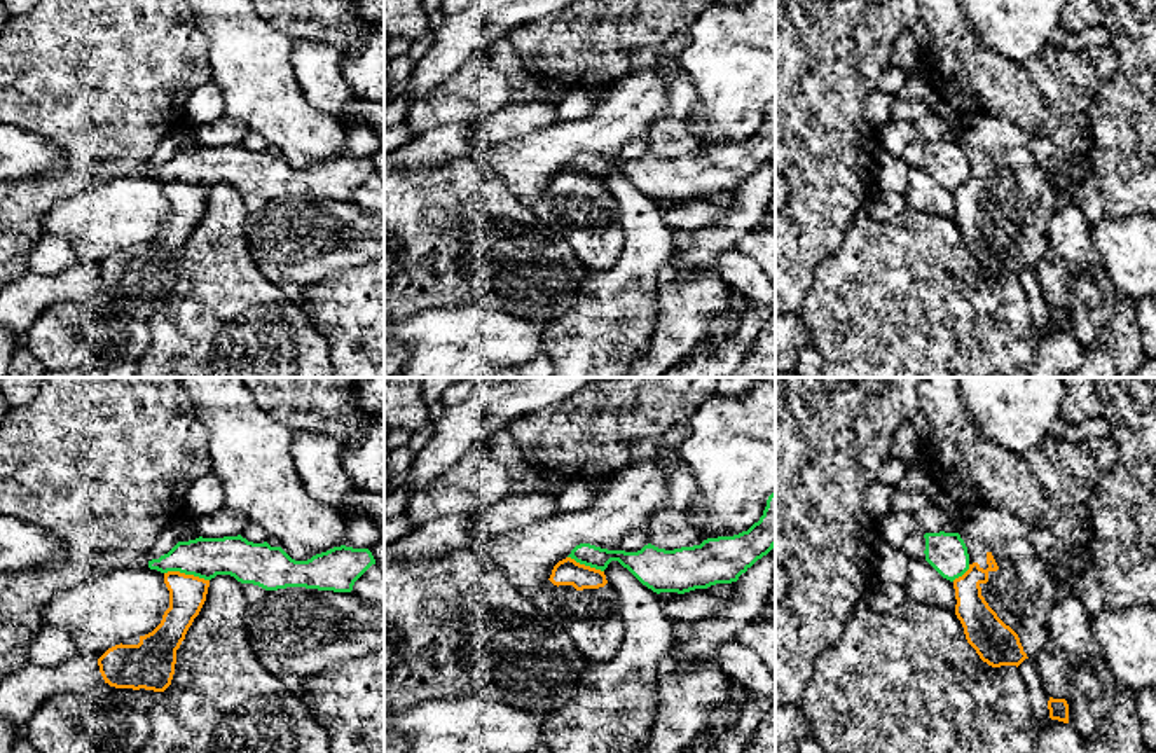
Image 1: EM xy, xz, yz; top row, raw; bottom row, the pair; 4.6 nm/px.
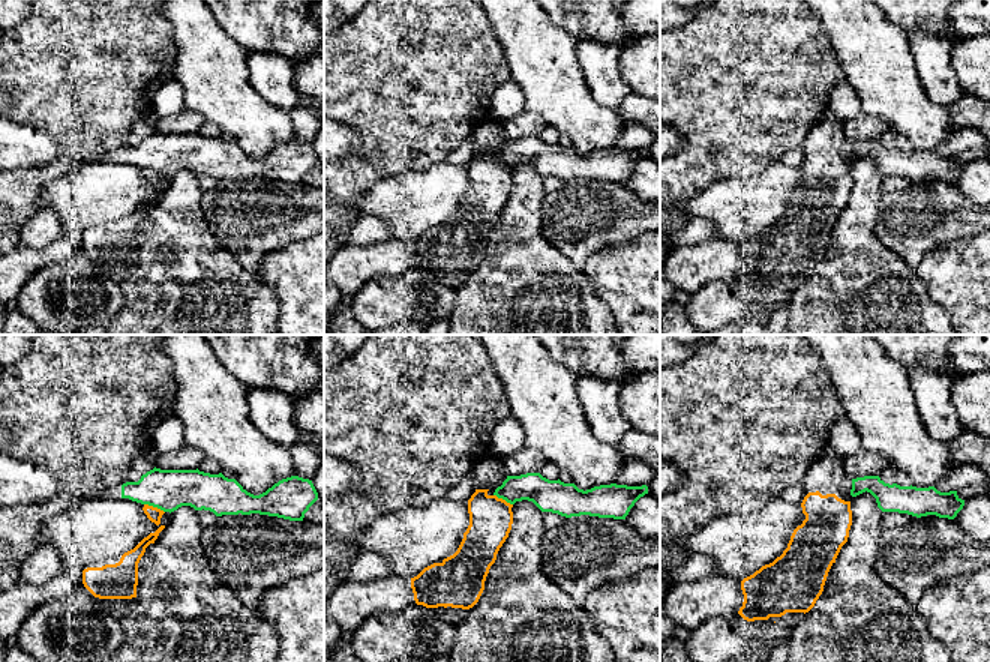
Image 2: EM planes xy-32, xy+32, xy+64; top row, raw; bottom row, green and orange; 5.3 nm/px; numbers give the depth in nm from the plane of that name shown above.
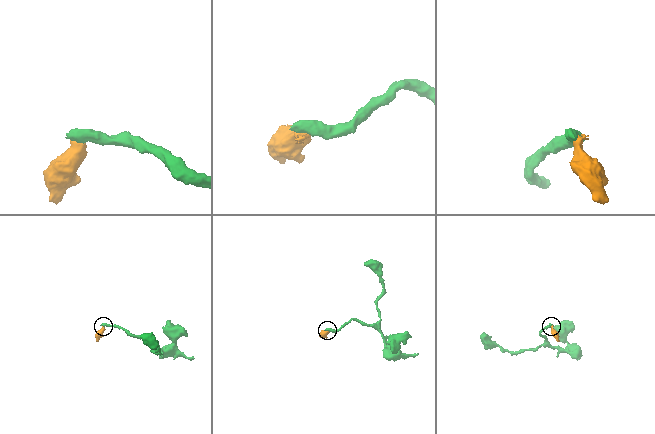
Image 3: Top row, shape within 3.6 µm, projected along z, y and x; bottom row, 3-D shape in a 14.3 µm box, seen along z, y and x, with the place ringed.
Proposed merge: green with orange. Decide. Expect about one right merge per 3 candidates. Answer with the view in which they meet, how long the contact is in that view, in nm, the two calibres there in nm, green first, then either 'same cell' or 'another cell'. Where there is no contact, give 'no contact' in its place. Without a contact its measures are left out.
xy | 220 nm | 190/170 nm | another cell

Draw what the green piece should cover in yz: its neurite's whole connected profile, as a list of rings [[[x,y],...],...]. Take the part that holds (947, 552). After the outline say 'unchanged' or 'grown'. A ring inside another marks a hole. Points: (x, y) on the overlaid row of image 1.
[[[925,533],[925,561],[946,580],[953,582],[969,570],[969,554],[959,533]]]; unchanged

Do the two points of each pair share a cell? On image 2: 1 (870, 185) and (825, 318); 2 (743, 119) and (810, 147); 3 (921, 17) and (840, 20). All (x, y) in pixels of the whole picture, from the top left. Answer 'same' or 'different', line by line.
1: same
2: different
3: different

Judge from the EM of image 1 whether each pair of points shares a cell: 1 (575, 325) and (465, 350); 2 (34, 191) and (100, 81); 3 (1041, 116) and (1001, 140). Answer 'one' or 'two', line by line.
1: two
2: one
3: two

